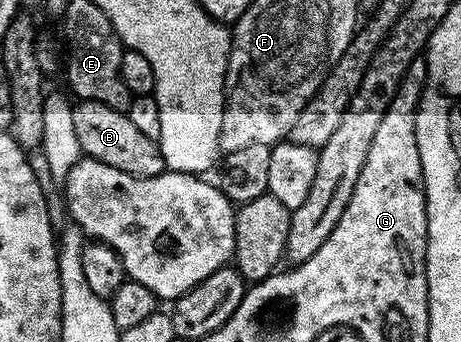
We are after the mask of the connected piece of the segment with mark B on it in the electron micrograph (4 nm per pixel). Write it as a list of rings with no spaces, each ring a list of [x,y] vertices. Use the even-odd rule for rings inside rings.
[[[78,100],[72,110],[72,122],[83,157],[104,162],[104,166],[124,170],[124,174],[133,176],[158,176],[167,171],[161,143],[145,136],[127,113],[112,110],[112,106],[104,106],[104,102]]]

